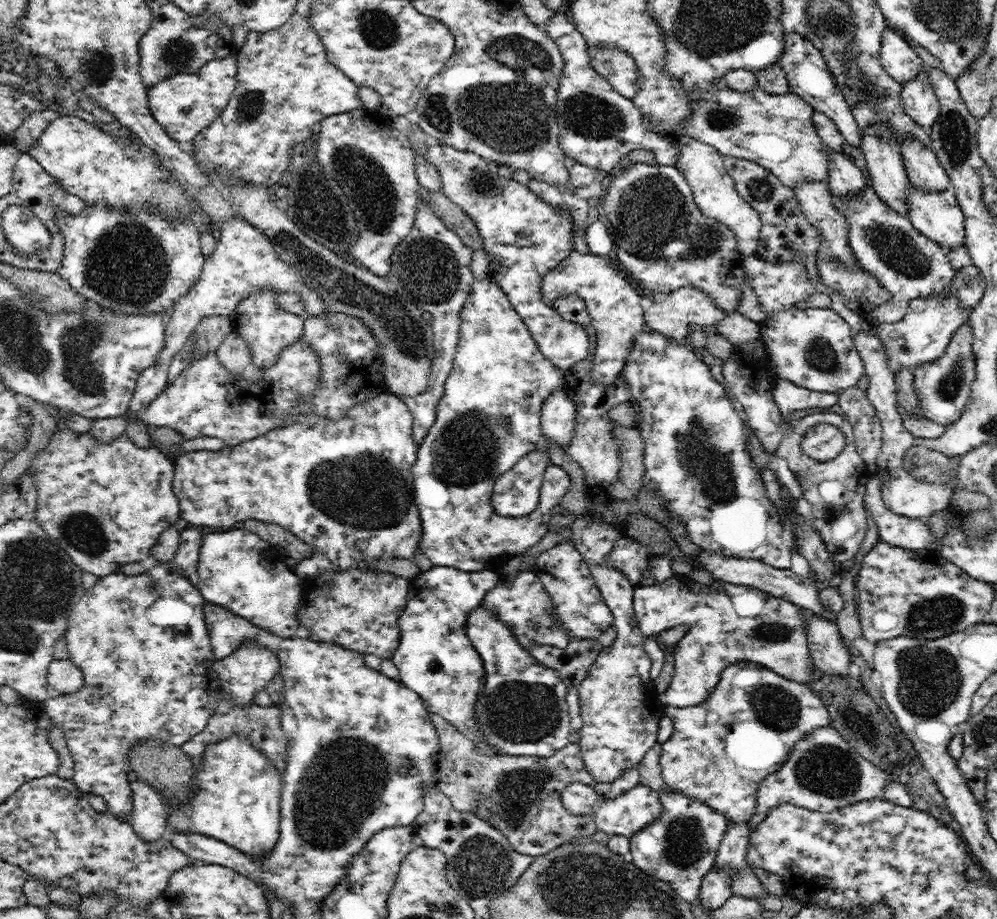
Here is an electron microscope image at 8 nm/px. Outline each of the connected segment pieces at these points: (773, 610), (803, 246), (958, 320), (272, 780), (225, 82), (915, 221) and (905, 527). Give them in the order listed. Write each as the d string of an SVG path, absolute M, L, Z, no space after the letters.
M674 573L662 582L635 587L633 607L638 628L645 637L657 635L663 630L678 625L688 627L688 634L674 646L675 672L671 683L661 693L661 701L664 705L684 708L704 702L715 690L723 668L744 661L760 663L776 674L798 683L817 682L818 673L812 666L807 645L804 609L787 600L770 596L767 592L752 586L738 586L721 580L703 585L692 580L688 573Z
M723 156L724 168L732 176L735 189L739 195L758 213L762 226L760 238L755 253L762 259L778 264L788 263L792 259L802 259L804 267L808 269L808 275L812 280L818 278L816 268L816 256L822 242L820 229L814 227L796 200L792 187L788 187L772 174L771 170L762 165L734 156Z
M956 292L952 296L926 296L916 298L908 304L906 316L896 323L875 324L877 335L882 341L889 366L895 372L900 368L908 368L913 372L920 365L939 360L948 349L952 336L960 326L967 324L971 312L960 305Z
M230 735L227 739L212 743L204 749L203 755L193 760L198 768L196 778L192 780L194 792L188 800L182 804L167 802L164 804L169 810L167 818L168 829L174 833L202 834L211 837L230 846L238 847L240 851L246 852L254 857L265 857L280 838L280 802L282 778L281 773L273 766L272 759L264 751L260 751L250 737L244 735Z
M235 53L224 56L222 60L210 60L206 62L198 72L184 72L176 74L172 78L161 81L152 89L148 89L149 109L156 122L177 142L191 142L196 135L202 132L229 103L232 91L235 89L236 81L236 57Z
M909 184L907 190L907 217L911 223L924 236L930 237L934 242L942 247L943 252L947 255L950 249L956 248L965 242L965 218L955 197L954 187L950 186L943 191L922 191L916 186Z
M877 472L870 474L865 486L863 502L865 509L873 517L878 527L879 538L892 546L907 548L908 550L924 550L942 548L932 534L926 520L908 518L892 512L881 497L882 477Z

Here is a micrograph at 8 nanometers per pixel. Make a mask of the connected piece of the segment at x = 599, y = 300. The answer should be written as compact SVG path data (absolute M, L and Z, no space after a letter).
M573 250L566 259L561 260L556 268L552 268L546 276L541 280L541 295L545 304L553 308L556 300L560 300L562 296L580 296L586 304L592 327L597 336L597 348L595 352L595 360L592 367L592 375L596 381L600 381L604 385L611 385L623 372L626 360L630 352L635 346L635 339L640 333L646 330L644 321L644 310L640 303L641 296L630 284L628 280L623 278L610 266L609 260L602 256L592 253L581 254Z

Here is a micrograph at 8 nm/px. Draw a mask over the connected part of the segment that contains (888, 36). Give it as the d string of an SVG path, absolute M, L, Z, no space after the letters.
M895 27L883 30L879 55L883 69L899 84L914 80L925 68L908 38Z

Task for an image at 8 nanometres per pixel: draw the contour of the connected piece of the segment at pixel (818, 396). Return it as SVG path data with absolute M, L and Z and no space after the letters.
M780 378L776 380L772 394L781 410L781 415L785 417L794 410L831 407L837 403L838 398L834 392L812 392L803 386L796 386L793 382Z

